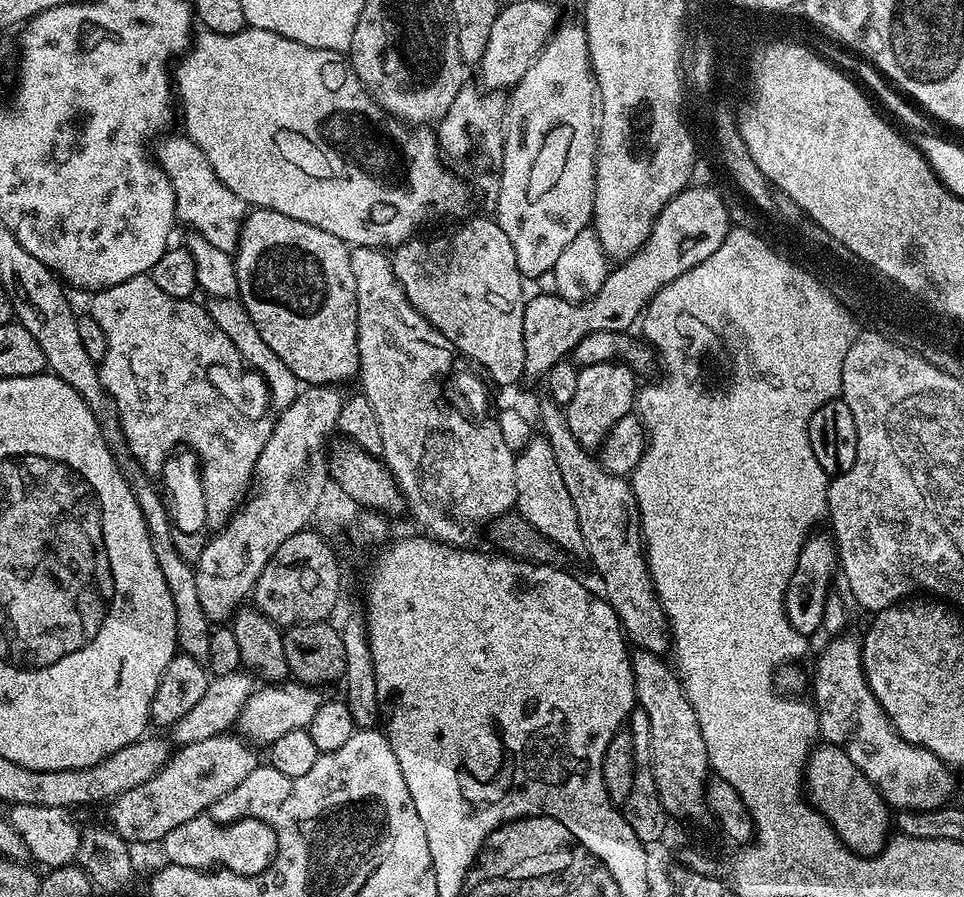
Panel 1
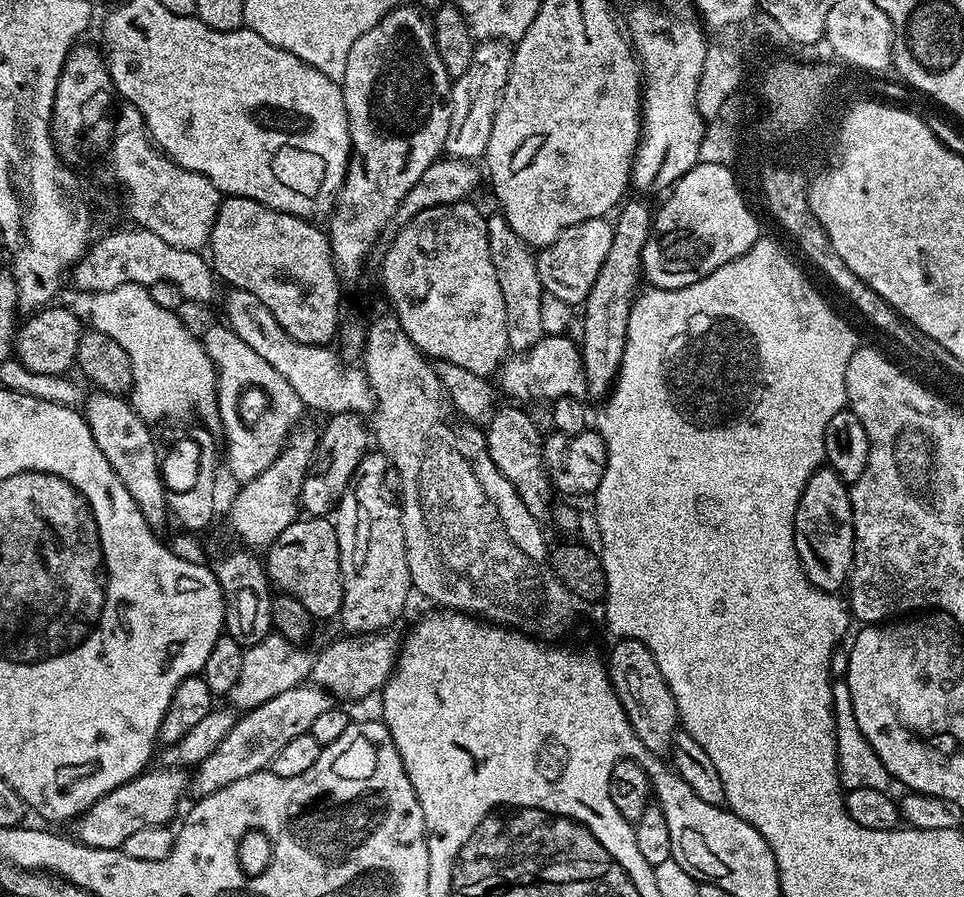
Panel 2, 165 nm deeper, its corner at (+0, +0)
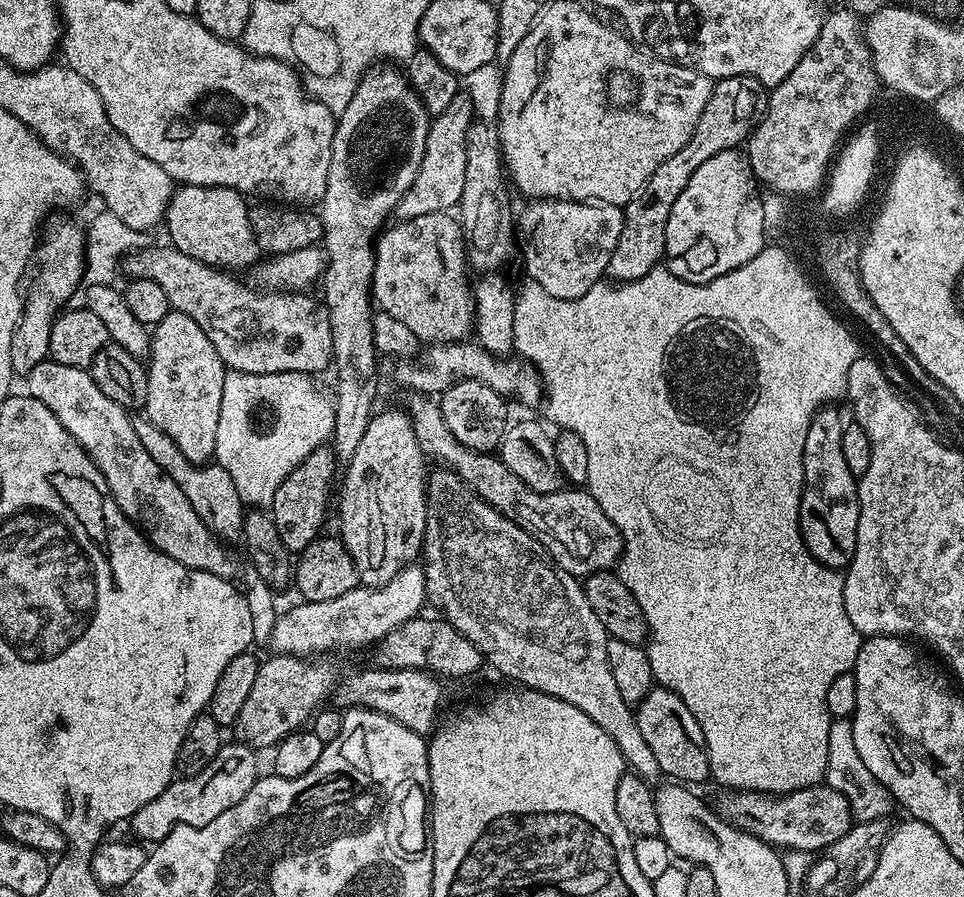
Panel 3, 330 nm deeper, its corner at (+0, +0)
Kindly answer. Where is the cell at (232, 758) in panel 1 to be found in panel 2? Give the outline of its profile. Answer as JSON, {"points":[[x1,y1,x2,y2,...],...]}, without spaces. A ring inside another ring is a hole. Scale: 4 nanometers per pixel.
{"points":[[311,682,299,684,294,690,286,690,283,694,278,694,278,698,270,698,270,702,262,702,262,706,245,711,242,720,237,719,232,725,232,730,228,737,222,742,222,746,206,758,195,773,191,781,190,788,197,797,209,796,212,792,222,790,224,786,230,786,232,782,238,782,240,778,246,778,255,772,263,772,271,769,274,758,278,758,279,752,292,741,298,738,298,734,311,732,314,722,322,715,322,710,330,706,330,697,322,688,317,688]]}

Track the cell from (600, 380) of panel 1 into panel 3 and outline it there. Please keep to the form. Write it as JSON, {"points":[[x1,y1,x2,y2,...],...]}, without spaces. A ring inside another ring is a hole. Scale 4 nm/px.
{"points":[[731,76,713,83,710,102,706,102,706,110,702,110,702,118,698,118,698,126,694,126,690,142,686,142,678,154,670,154,670,158,666,158,666,162,662,162,662,166,650,174,640,193,623,205,622,235,618,237,618,246,614,246,614,254,610,254,607,270,607,275,613,281,642,278,664,260,666,218,670,218,670,210,674,210,678,194,682,194,691,175,708,158,723,151,739,149,747,141,757,122,764,118,768,108,768,93,767,87,748,76]]}

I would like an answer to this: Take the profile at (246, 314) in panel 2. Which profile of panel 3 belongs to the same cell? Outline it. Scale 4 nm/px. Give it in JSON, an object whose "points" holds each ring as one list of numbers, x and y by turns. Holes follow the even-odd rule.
{"points":[[412,390,407,393,407,396,406,411,412,420,416,437,425,457,429,461,437,460,440,463,437,465,443,466,449,472,455,472,477,496,482,497,490,506,497,508,503,516,510,518,518,526,522,526,522,530,529,532,552,555,552,561,556,563,561,572,569,572,570,575,577,578,587,578,596,572,615,569,619,565,620,558,624,554,624,540,620,536,618,526,614,526,614,522,610,522,610,518,606,518,602,506,598,506,598,502,589,492,576,486,568,486,558,492,530,490,530,486,526,486,526,482,522,482,522,478,518,478,518,474,511,472,500,461,499,455,475,452,462,446,462,442,458,442,458,438,454,438,454,434,450,434,450,430,442,418,440,405,431,395]]}

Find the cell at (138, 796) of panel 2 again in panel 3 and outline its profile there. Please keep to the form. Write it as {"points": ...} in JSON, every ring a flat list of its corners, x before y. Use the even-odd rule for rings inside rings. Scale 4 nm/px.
{"points":[[225,743,218,750,214,762,210,762,206,770,193,776,180,776,173,779,172,783,166,786,166,790,162,790,162,794,154,798,154,802,146,802,142,810,132,815,130,825,132,824,133,834,137,836,133,837,140,842,145,842,144,840,159,842,166,838,166,834,170,834,170,830,174,830,180,824,201,828,214,822,218,814,230,810,230,806,238,806,238,802,242,802,242,798,250,794,250,786,254,786,258,778,257,753,247,744,231,743]]}

